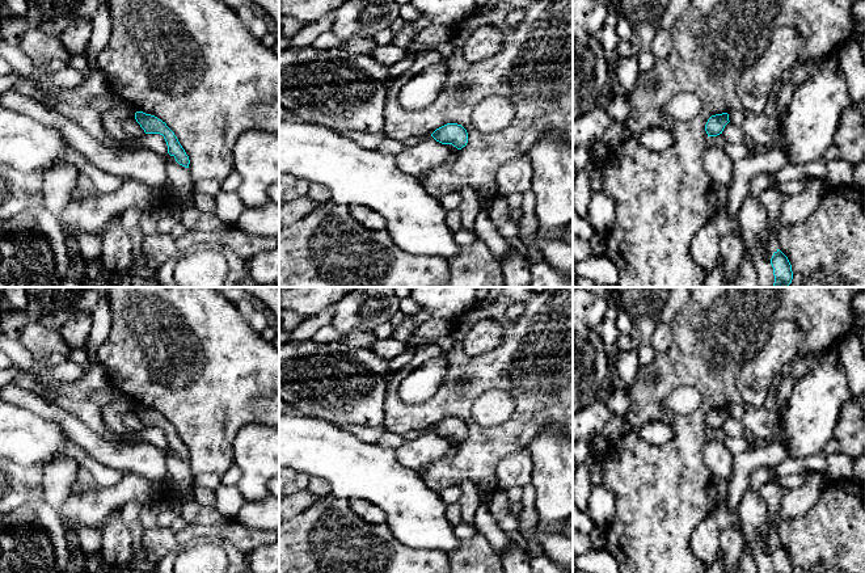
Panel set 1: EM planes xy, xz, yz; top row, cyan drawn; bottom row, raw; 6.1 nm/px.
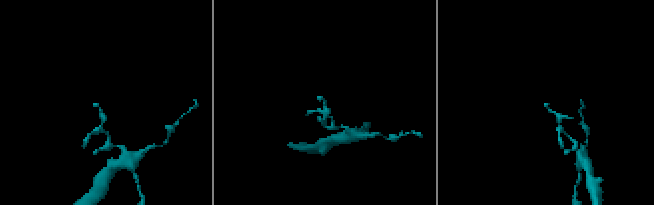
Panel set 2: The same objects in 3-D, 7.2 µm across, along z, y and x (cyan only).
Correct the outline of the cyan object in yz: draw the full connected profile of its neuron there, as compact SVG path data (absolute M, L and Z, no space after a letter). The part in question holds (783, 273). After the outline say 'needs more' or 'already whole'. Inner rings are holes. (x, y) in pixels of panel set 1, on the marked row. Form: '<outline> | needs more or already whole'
M777 249L771 258L771 265L775 275L773 287L788 287L793 279L792 265L788 257Z | already whole

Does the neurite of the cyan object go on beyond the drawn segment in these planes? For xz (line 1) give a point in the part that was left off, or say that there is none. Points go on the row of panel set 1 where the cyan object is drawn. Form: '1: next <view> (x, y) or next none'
1: next none

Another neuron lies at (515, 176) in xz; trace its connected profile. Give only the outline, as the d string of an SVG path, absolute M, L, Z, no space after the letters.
M527 156L510 160L497 170L498 195L509 197L531 190L532 165Z

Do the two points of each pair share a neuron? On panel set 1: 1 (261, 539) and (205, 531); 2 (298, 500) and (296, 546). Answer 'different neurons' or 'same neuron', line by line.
1: same neuron
2: different neurons

